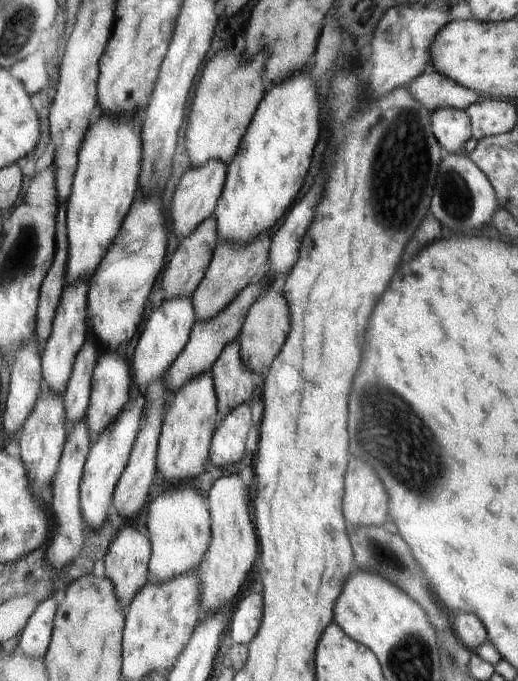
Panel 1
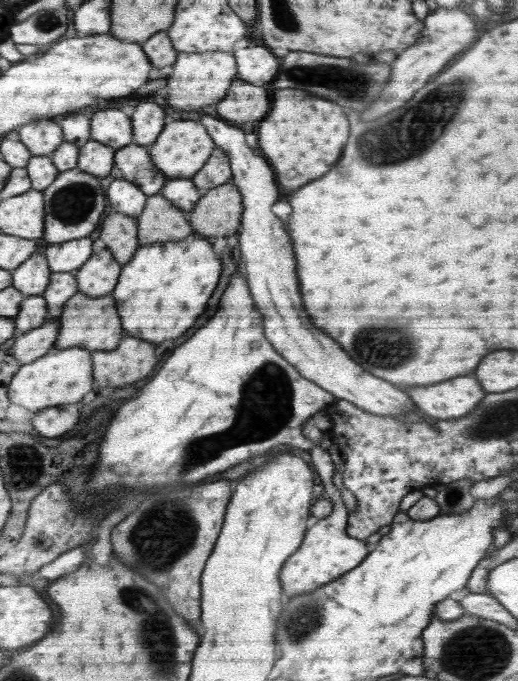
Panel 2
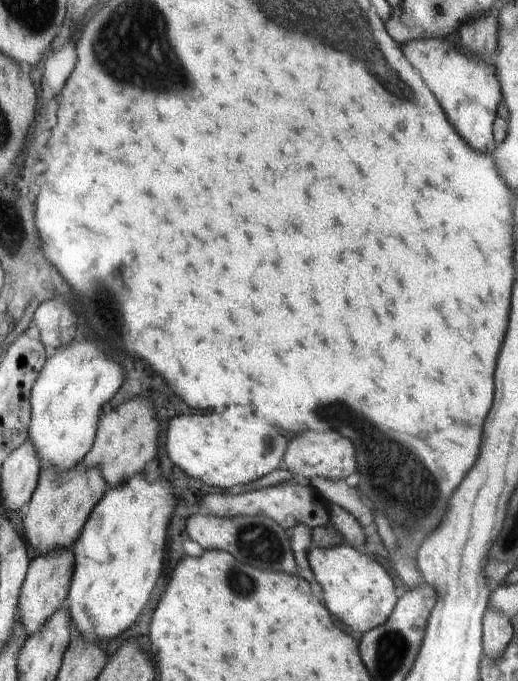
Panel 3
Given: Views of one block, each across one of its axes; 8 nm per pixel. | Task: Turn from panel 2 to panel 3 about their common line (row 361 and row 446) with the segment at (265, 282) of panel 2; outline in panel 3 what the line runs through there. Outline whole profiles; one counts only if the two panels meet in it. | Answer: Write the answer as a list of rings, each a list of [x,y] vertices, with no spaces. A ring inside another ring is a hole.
[[[302,432],[288,440],[286,454],[282,458],[282,466],[290,470],[296,478],[322,477],[330,480],[345,480],[358,470],[356,454],[350,440],[338,436],[336,432]]]

